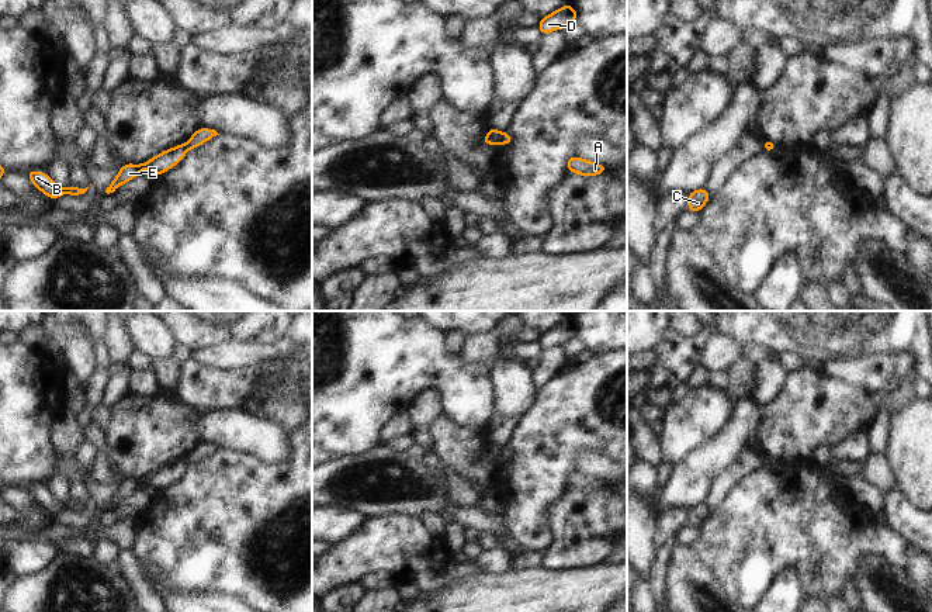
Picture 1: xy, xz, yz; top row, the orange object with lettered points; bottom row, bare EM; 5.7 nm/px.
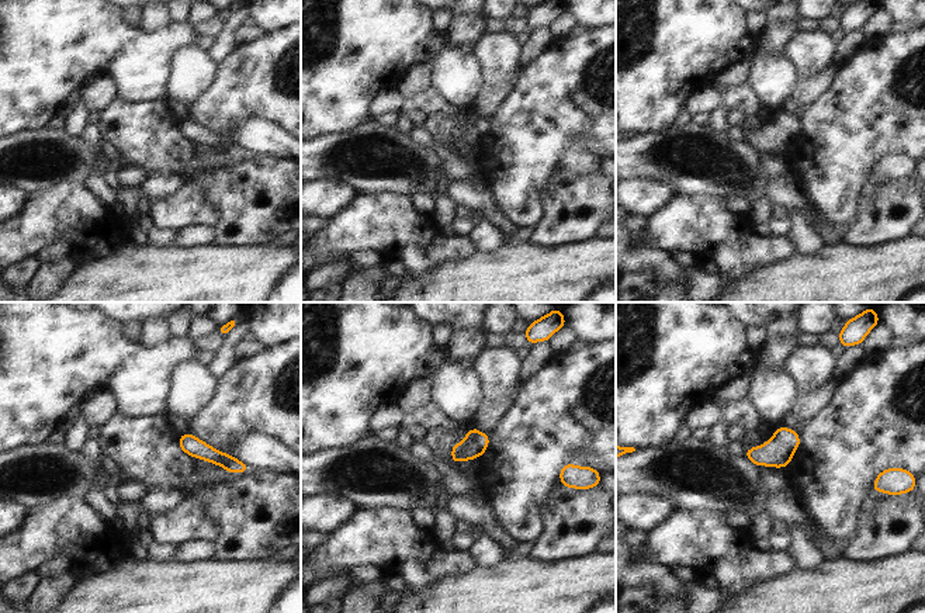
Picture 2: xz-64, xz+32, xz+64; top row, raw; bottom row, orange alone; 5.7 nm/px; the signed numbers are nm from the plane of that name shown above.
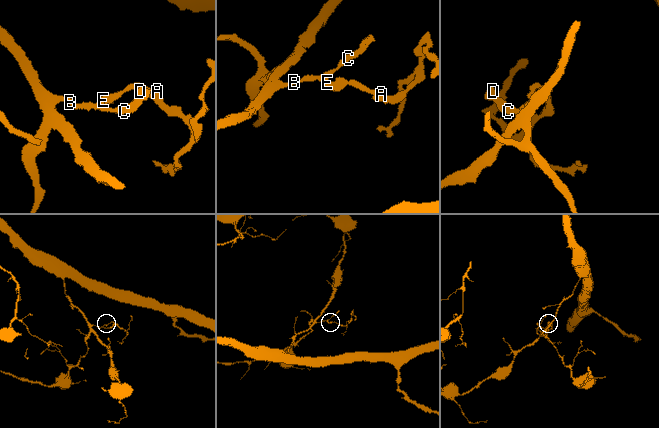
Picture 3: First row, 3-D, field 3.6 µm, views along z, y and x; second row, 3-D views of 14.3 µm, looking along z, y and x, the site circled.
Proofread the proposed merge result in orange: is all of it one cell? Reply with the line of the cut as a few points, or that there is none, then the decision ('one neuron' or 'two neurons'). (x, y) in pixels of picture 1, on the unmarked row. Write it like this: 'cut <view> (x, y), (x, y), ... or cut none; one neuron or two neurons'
cut xz (502, 448), (498, 457); two neurons

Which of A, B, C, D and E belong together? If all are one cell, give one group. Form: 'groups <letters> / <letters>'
groups A / B C D E

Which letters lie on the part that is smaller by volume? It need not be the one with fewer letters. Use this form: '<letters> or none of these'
A

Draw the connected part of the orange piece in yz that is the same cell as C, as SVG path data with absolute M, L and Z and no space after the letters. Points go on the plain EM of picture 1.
M697 504L687 511L687 525L697 528L704 523L708 515L710 506L707 506L706 504Z

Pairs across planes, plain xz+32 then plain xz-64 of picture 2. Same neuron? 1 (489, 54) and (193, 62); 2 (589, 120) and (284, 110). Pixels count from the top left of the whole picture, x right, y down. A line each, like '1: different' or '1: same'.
1: same
2: same

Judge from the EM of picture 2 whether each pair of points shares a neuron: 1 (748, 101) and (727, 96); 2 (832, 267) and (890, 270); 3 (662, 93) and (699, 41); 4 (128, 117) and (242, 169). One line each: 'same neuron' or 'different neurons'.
1: same neuron
2: same neuron
3: same neuron
4: same neuron

